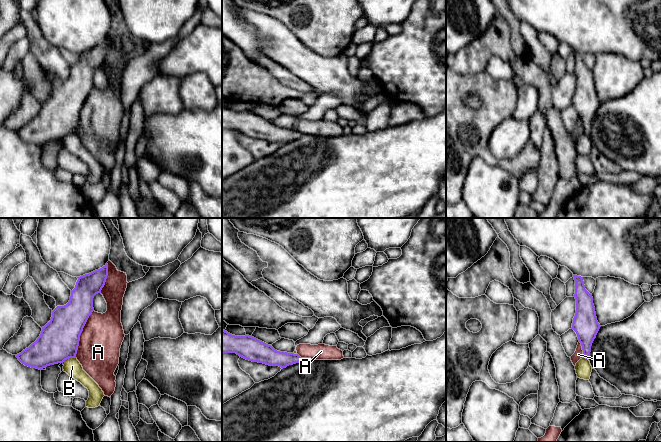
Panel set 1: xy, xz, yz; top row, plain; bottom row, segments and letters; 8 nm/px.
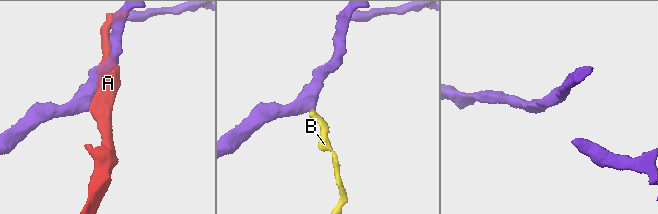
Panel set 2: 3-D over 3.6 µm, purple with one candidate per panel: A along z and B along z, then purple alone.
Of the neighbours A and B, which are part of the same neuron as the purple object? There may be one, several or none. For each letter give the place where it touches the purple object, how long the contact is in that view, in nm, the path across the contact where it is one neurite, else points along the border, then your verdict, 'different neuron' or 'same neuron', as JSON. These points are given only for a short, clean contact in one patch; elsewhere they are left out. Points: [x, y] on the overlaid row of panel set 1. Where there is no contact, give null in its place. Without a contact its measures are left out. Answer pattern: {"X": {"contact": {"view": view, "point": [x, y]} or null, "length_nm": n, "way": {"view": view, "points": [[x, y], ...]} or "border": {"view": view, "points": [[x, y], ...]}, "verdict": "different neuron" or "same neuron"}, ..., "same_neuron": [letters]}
{"A": {"contact": {"view": "xy", "point": [80, 334]}, "length_nm": 420, "verdict": "same neuron"}, "B": {"contact": {"view": "xy", "point": [68, 358]}, "length_nm": 120, "border": {"view": "xy", "points": [[75, 357], [69, 357], [62, 362]]}, "verdict": "different neuron"}, "same_neuron": ["A"]}

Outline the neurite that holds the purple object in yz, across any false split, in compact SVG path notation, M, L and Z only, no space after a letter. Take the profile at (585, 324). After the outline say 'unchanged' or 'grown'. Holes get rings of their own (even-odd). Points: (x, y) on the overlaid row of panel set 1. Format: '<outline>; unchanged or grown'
M573 275L575 280L576 313L572 329L576 332L581 343L584 358L589 359L591 346L600 329L597 321L593 297L586 289L583 277Z; unchanged

